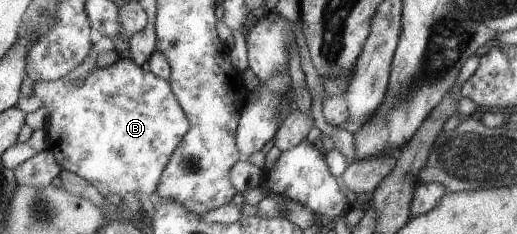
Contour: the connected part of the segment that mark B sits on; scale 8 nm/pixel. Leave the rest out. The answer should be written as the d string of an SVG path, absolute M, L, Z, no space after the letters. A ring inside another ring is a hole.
M127 56L106 68L89 71L81 83L76 80L35 82L35 86L28 83L27 91L40 97L43 103L39 118L47 124L45 147L53 152L62 169L85 179L104 197L123 197L137 191L153 197L170 157L191 129L190 117L179 103L171 83Z

